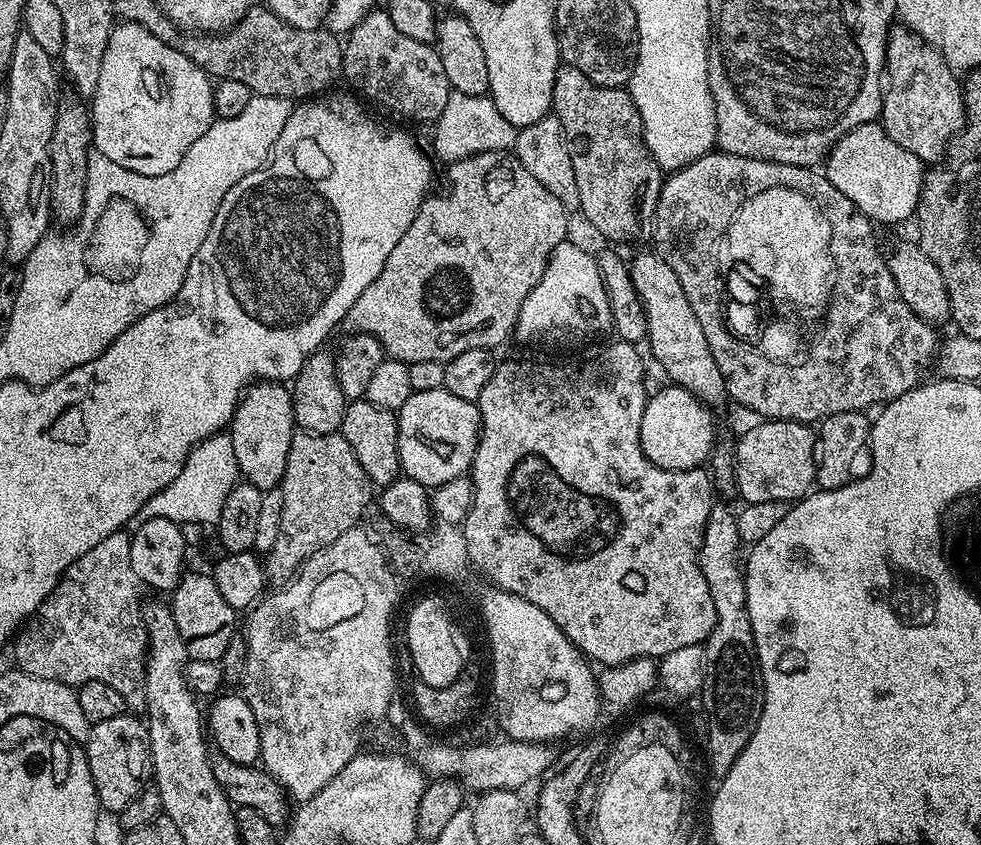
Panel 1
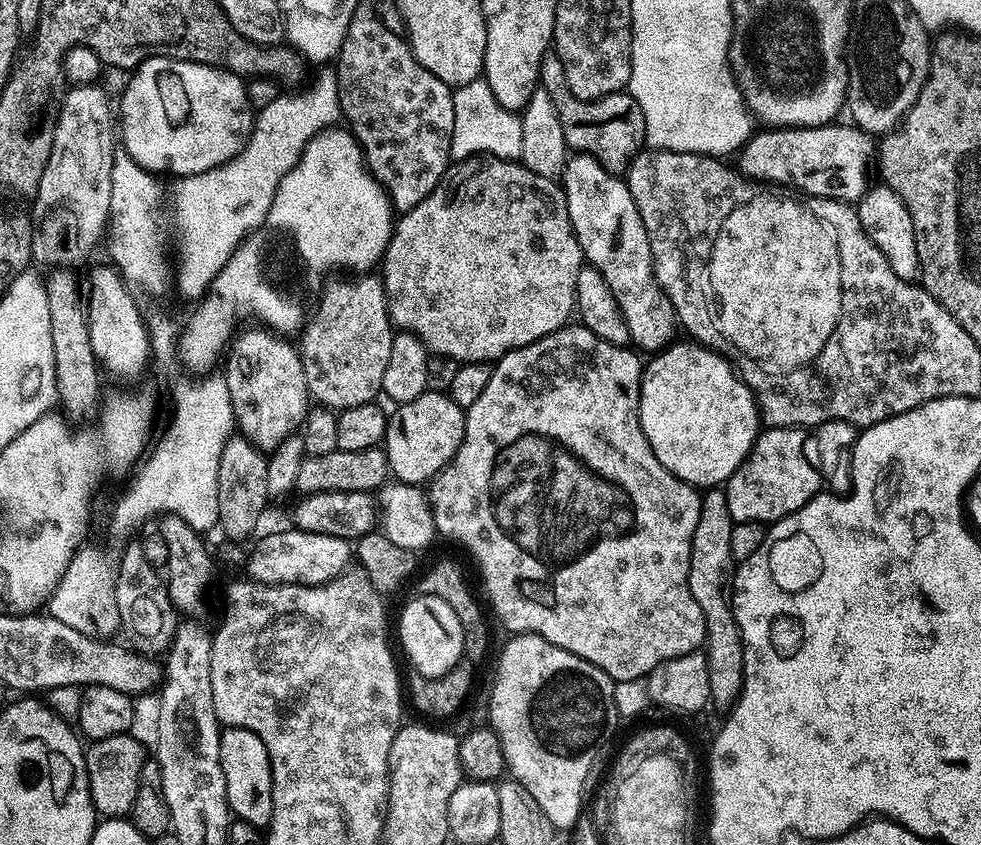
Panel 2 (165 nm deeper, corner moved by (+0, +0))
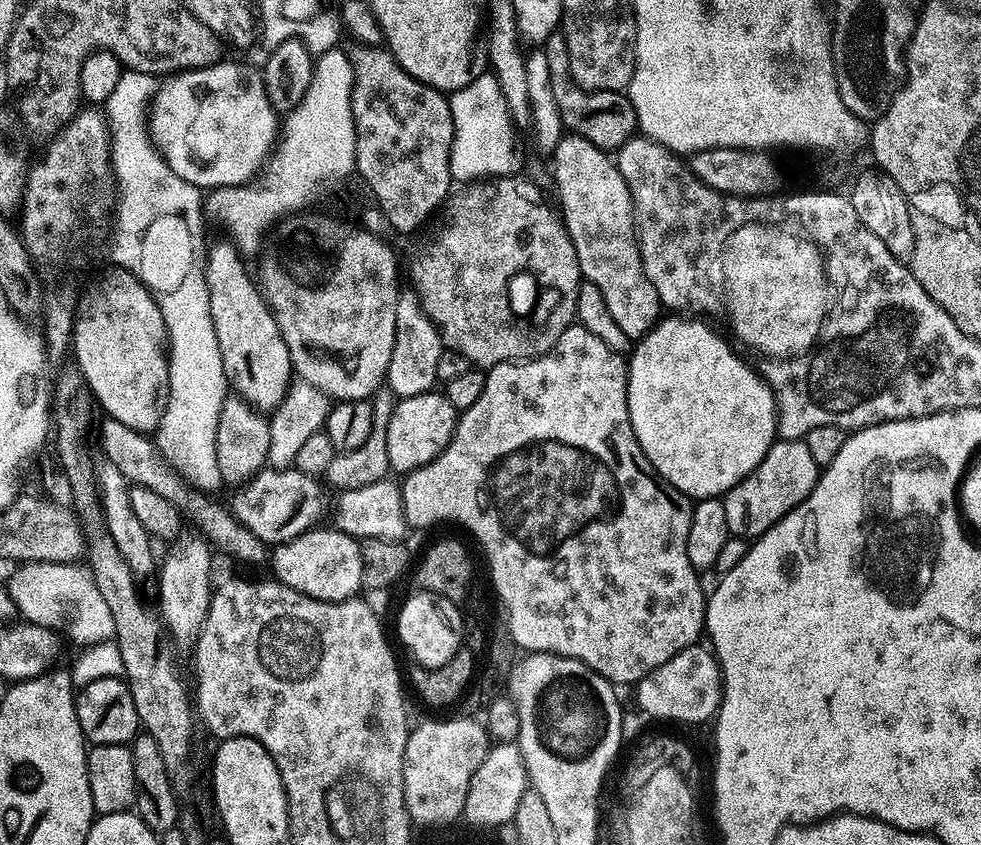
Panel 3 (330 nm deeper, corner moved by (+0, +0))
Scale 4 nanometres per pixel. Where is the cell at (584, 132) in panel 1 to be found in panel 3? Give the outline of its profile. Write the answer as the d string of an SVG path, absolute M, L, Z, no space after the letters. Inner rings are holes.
M557 30L548 35L542 44L546 63L550 65L550 86L554 90L554 102L558 102L558 114L565 129L573 136L586 138L594 146L605 150L615 150L637 131L636 115L624 92L587 92L577 88L570 74L570 58L566 54L566 38L563 31Z

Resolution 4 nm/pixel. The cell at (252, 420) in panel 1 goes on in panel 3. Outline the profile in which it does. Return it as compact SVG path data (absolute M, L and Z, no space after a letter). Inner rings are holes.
M223 239L218 241L213 248L211 245L207 249L204 273L206 286L210 290L210 318L214 318L214 334L218 334L218 350L222 350L224 373L235 395L243 397L248 404L257 409L275 410L288 393L289 384L294 380L290 350L286 350L286 342L282 342L282 334L274 322L272 309L260 295L253 273L244 265L245 257L231 239Z

